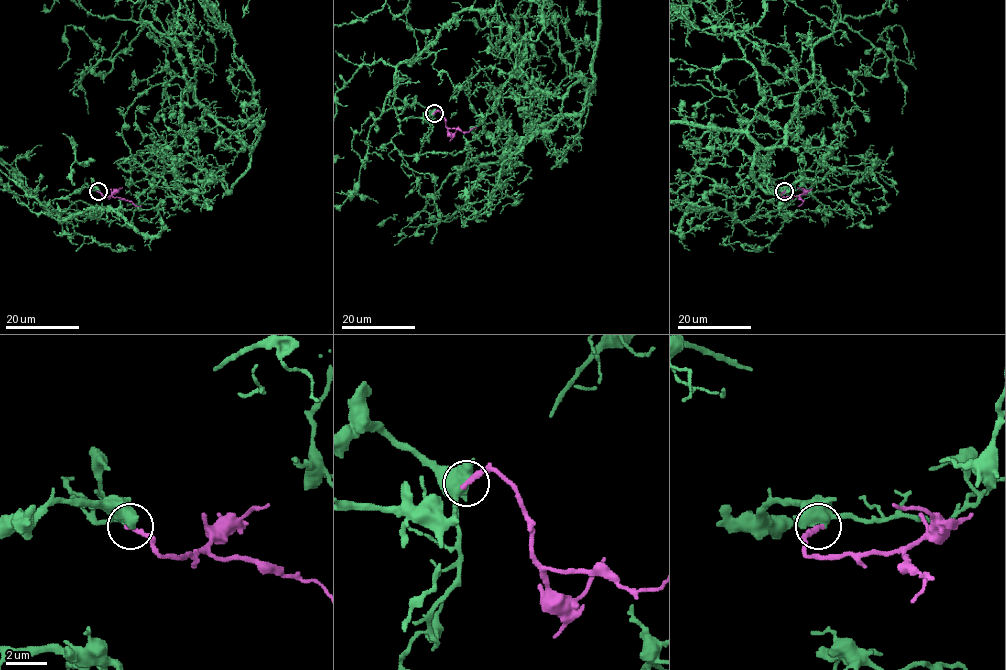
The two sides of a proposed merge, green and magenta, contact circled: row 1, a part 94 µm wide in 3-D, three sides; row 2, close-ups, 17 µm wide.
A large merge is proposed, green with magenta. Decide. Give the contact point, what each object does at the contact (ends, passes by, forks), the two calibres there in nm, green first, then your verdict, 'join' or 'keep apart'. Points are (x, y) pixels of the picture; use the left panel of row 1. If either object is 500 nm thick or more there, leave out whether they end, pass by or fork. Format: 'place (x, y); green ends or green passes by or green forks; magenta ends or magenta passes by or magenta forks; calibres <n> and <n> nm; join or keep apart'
place (98, 191); green forks; magenta ends; calibres 440 and 280 nm; join

